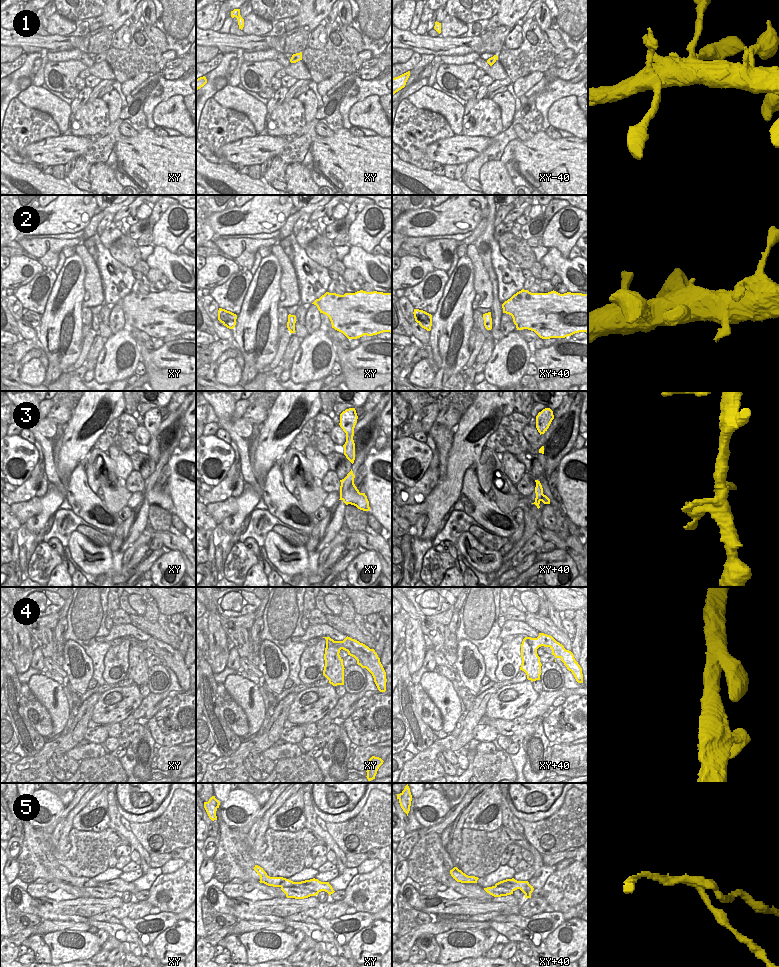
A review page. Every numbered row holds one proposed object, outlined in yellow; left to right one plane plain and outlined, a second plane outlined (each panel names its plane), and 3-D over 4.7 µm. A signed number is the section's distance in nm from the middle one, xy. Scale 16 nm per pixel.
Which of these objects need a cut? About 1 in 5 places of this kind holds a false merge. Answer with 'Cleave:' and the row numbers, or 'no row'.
Cleave: 5

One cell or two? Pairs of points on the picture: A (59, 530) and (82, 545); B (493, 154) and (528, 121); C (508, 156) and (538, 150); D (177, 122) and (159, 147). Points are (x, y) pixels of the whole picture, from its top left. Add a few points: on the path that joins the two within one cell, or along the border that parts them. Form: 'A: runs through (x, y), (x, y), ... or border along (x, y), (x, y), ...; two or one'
A: border along (76, 529), (71, 533), (67, 546); two
B: runs through (498, 143), (517, 121); one
C: border along (517, 139), (514, 149), (514, 165), (522, 177); two
D: border along (182, 134), (185, 137); two

